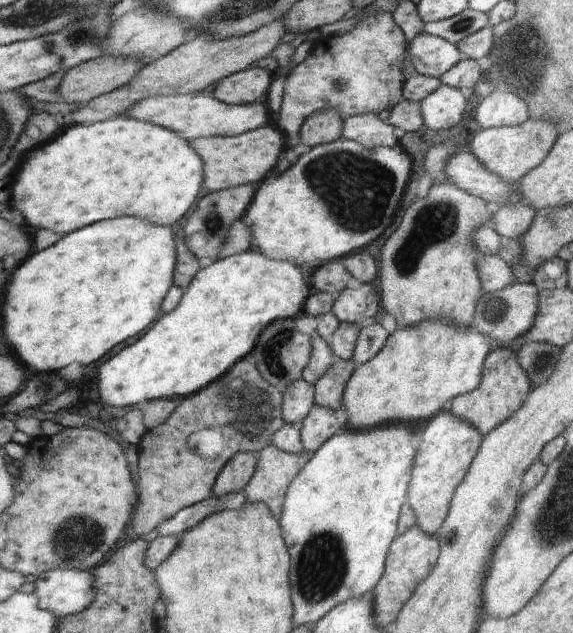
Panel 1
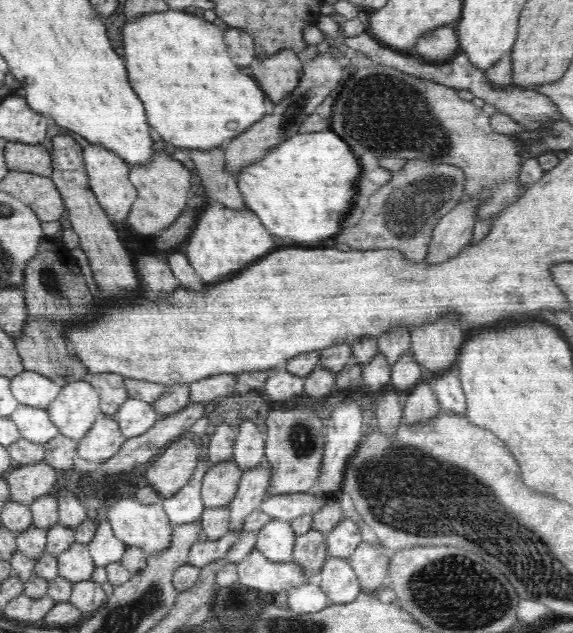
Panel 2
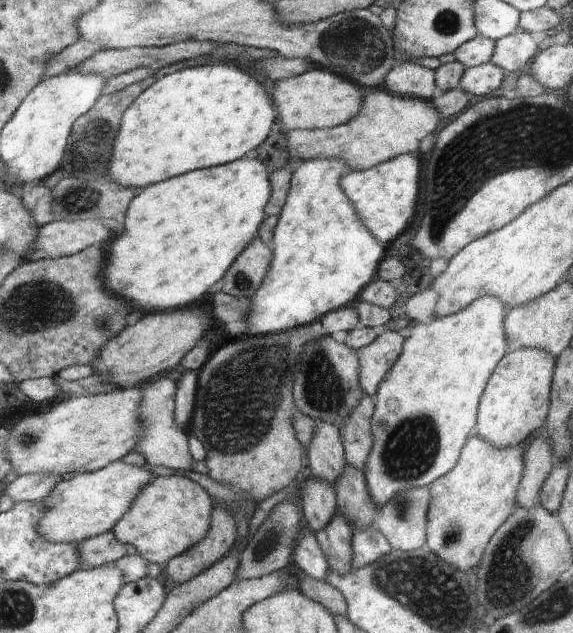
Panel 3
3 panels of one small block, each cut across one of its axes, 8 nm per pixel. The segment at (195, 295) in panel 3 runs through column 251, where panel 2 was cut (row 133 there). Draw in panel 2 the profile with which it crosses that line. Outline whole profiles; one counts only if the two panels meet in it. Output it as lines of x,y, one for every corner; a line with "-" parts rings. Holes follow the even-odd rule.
169,9
127,20
122,36
129,84
142,101
150,126
172,146
206,152
240,136
266,115
267,94
247,71
233,63
222,30
212,22

